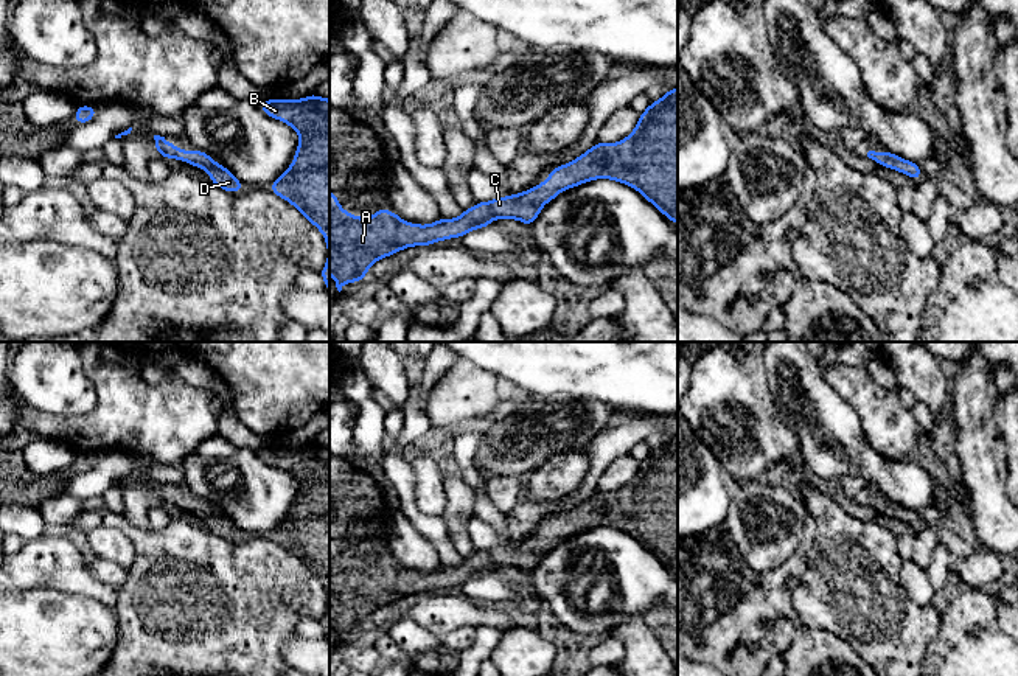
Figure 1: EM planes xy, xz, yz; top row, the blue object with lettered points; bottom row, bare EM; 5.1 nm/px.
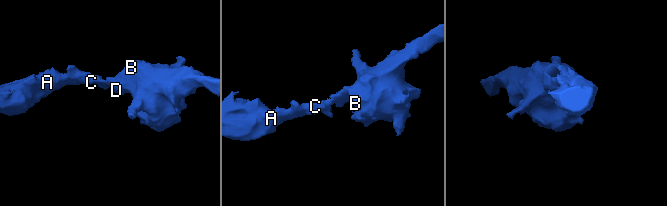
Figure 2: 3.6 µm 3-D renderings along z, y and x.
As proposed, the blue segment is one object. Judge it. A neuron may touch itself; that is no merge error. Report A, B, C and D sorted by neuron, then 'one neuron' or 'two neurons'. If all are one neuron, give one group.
groups A B C D; one neuron

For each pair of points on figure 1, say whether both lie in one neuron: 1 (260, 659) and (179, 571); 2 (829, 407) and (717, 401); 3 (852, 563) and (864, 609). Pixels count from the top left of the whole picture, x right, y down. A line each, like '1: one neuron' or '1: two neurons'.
1: one neuron
2: two neurons
3: one neuron

